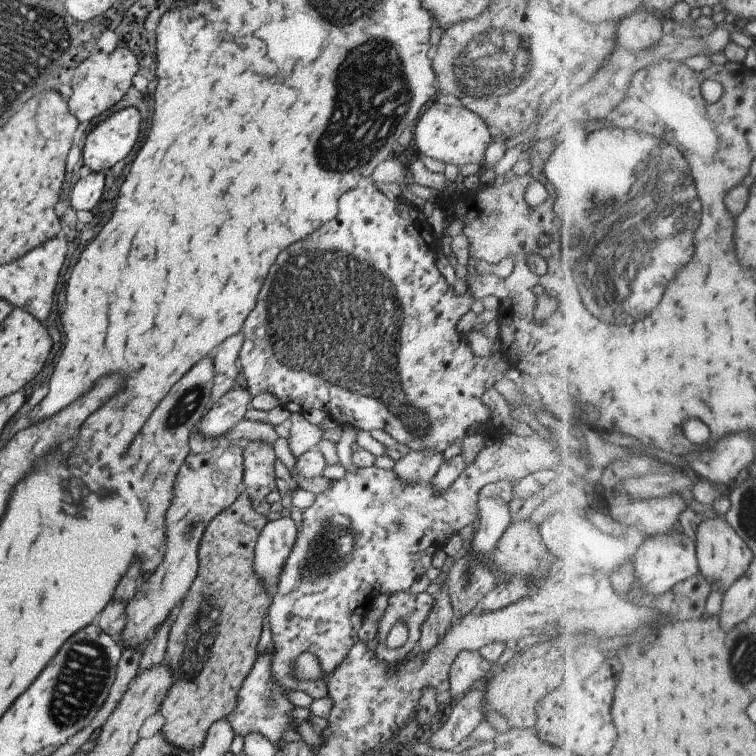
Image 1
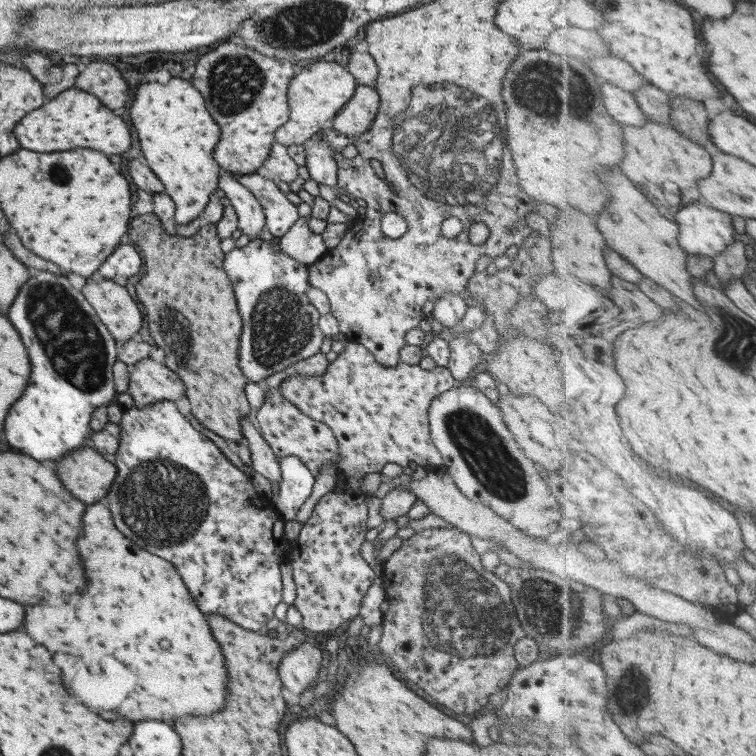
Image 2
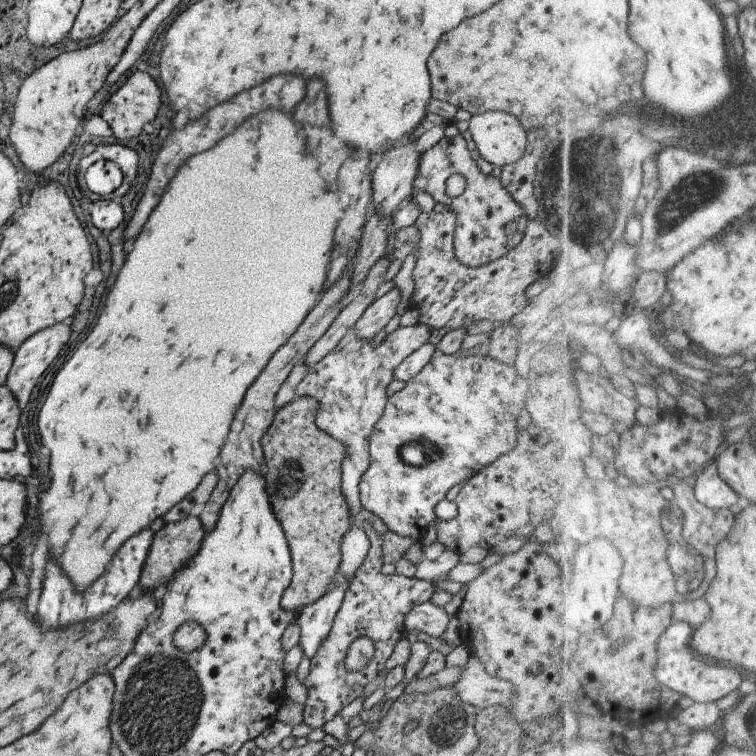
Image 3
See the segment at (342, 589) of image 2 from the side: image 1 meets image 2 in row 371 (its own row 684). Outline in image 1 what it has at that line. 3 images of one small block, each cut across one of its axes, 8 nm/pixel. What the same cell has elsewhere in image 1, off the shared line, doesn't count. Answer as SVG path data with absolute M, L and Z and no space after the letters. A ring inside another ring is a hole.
M494 387L486 390L482 402L490 409L491 426L499 438L492 446L480 450L474 462L462 471L446 492L436 494L431 481L423 481L422 484L402 482L393 469L382 469L375 465L356 467L353 472L346 472L344 478L330 480L330 488L316 494L314 503L303 510L297 540L283 567L283 574L272 594L272 604L267 612L272 632L272 674L284 690L302 691L313 700L326 698L326 676L334 672L354 646L354 622L358 622L360 630L377 596L392 596L396 592L408 591L414 581L425 574L431 567L434 555L450 537L476 520L479 511L478 492L482 486L495 481L511 481L515 484L536 470L532 468L534 458L542 462L542 456L546 456L548 448L542 442L546 440L521 437L518 426L512 420L510 404ZM303 652L318 658L322 666L322 678L302 682L294 676L294 662Z

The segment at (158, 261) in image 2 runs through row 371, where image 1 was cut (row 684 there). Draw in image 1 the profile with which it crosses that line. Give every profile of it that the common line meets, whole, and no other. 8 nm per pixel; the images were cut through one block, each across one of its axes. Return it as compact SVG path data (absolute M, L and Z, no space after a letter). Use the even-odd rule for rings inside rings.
M242 490L234 504L226 507L208 523L198 547L197 576L178 607L169 632L166 664L174 670L174 684L168 691L160 712L164 716L162 734L168 744L197 753L204 744L209 728L222 718L227 718L237 705L237 696L250 674L257 657L259 643L267 612L272 604L268 588L254 572L256 542L268 520L254 512L248 492ZM212 610L220 610L220 617L212 621Z

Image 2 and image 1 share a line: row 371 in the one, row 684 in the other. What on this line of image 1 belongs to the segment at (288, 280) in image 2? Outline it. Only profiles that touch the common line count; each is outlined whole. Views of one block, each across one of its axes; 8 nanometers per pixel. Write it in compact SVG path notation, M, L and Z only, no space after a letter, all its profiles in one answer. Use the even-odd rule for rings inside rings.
M262 652L260 656L256 657L250 674L246 676L246 680L238 692L237 705L230 714L229 720L236 736L245 737L252 732L260 732L262 736L266 736L270 740L272 746L280 747L284 743L278 741L282 740L284 732L298 721L292 720L292 716L290 716L290 712L295 706L286 698L289 694L288 690L284 690L278 684L278 680L274 680L270 658L271 654L266 654L266 652Z

